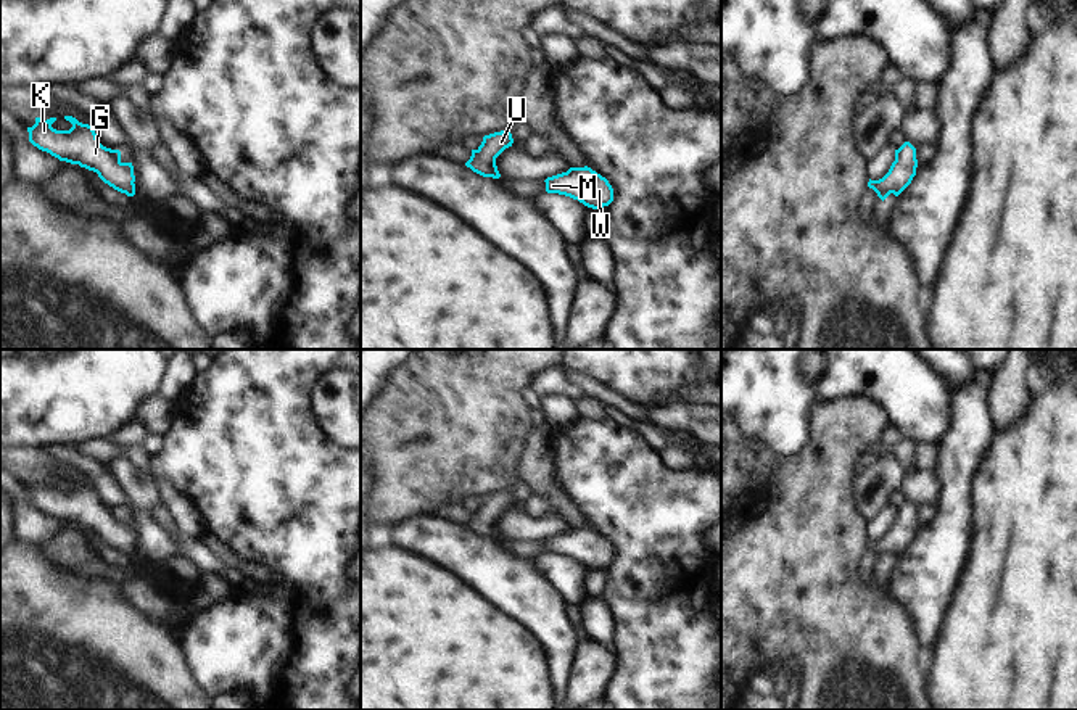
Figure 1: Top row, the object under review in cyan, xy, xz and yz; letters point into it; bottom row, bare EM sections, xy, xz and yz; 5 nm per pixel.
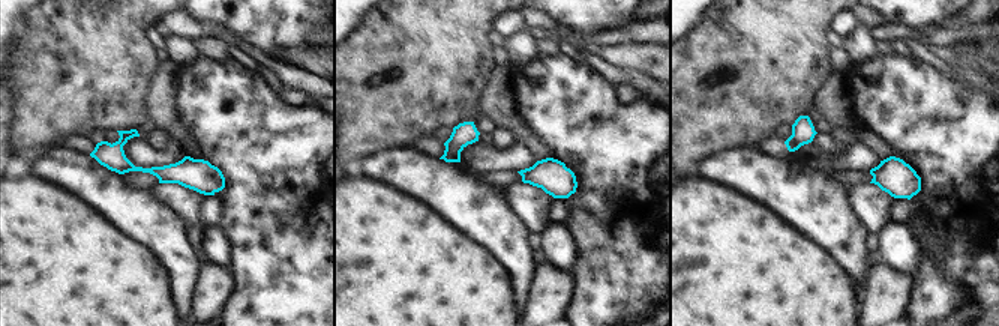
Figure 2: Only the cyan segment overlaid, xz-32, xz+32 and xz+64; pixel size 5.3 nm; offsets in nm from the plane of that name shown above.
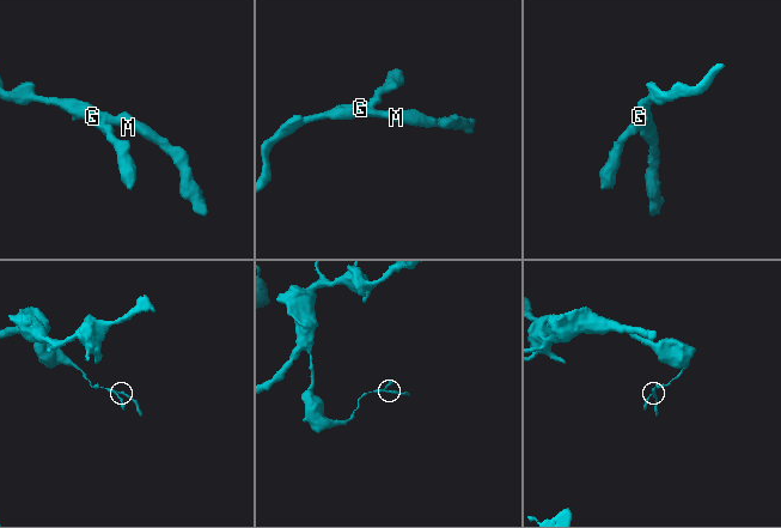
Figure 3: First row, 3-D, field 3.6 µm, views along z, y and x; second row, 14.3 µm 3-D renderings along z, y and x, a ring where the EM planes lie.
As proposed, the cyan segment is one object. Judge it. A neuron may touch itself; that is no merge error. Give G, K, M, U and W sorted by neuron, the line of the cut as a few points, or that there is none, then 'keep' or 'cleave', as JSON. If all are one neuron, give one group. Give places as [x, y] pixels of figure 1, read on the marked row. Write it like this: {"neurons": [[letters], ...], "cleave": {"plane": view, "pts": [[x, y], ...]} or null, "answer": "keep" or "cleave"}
{"neurons": [["G", "K", "M", "U", "W"]], "cleave": null, "answer": "keep"}

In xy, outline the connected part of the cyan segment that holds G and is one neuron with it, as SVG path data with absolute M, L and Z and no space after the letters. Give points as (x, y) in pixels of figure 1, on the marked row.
M64 116L64 119L72 124L69 130L53 129L52 124L56 121L56 118L50 118L47 121L35 118L35 124L32 127L27 127L29 142L39 150L47 151L52 156L58 158L60 161L79 164L80 167L97 172L98 177L114 190L126 193L127 196L134 196L135 175L132 163L122 163L119 150L103 147L98 142L92 126L82 124L72 116Z

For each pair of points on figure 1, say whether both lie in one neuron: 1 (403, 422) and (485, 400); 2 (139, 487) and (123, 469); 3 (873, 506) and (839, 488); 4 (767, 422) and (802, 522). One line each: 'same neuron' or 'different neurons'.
1: same neuron
2: same neuron
3: different neurons
4: different neurons

